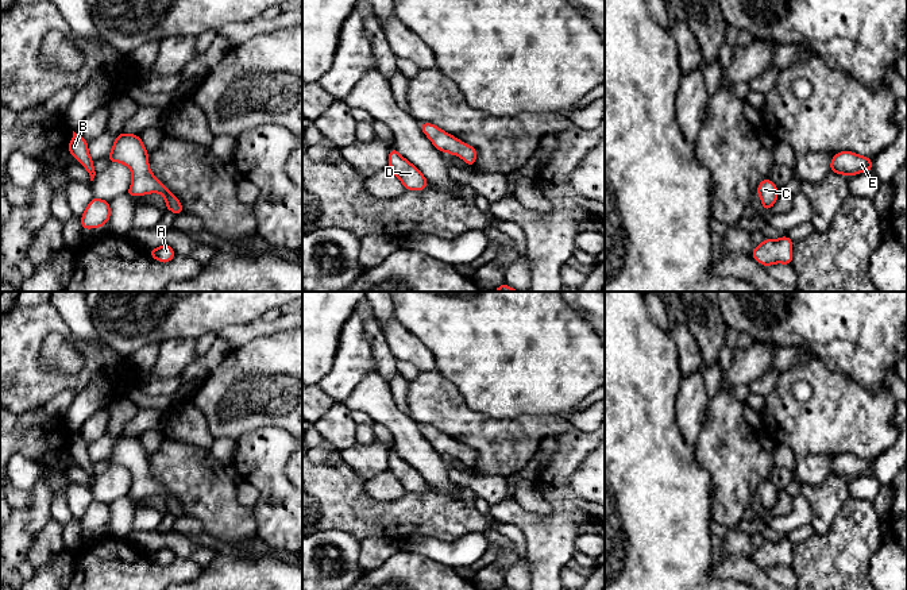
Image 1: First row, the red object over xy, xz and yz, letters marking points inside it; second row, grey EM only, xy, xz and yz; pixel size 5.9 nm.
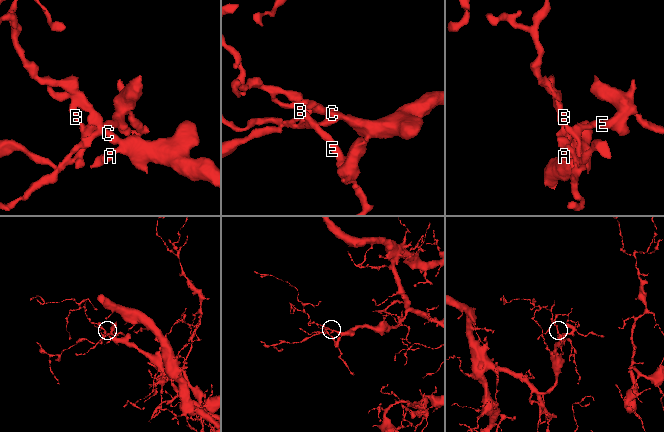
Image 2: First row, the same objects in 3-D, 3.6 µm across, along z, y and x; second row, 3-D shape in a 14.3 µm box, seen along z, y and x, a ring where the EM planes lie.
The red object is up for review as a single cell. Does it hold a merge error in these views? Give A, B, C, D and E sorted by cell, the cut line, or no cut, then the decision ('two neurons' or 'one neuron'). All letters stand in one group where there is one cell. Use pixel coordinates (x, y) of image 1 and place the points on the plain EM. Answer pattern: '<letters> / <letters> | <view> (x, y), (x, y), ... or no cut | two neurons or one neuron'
A B C D E | no cut | one neuron

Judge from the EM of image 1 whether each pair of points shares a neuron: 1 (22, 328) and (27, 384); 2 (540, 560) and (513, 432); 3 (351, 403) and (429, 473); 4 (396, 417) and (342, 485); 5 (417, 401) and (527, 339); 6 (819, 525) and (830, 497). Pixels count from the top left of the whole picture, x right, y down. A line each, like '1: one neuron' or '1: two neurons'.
1: one neuron
2: two neurons
3: one neuron
4: two neurons
5: two neurons
6: one neuron

